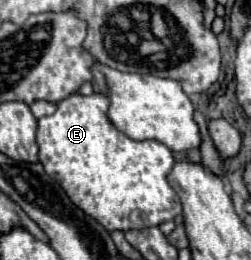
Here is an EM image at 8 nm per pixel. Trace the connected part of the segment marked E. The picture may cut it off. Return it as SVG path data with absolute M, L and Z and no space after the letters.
M71 94L57 104L55 114L39 118L37 146L39 162L45 172L55 178L67 192L71 202L85 214L95 218L105 230L143 230L149 226L159 226L165 220L173 220L181 214L181 202L175 190L167 182L167 174L173 168L173 152L157 140L133 140L121 134L107 118L109 98L103 94Z

